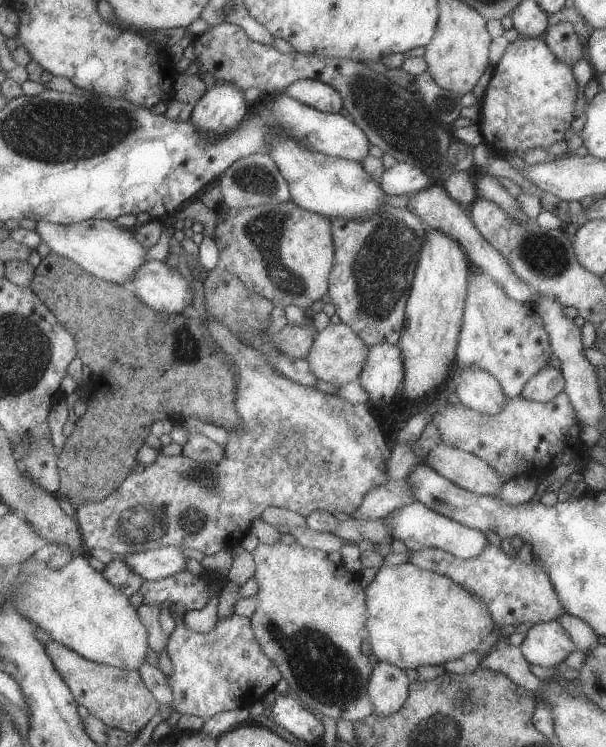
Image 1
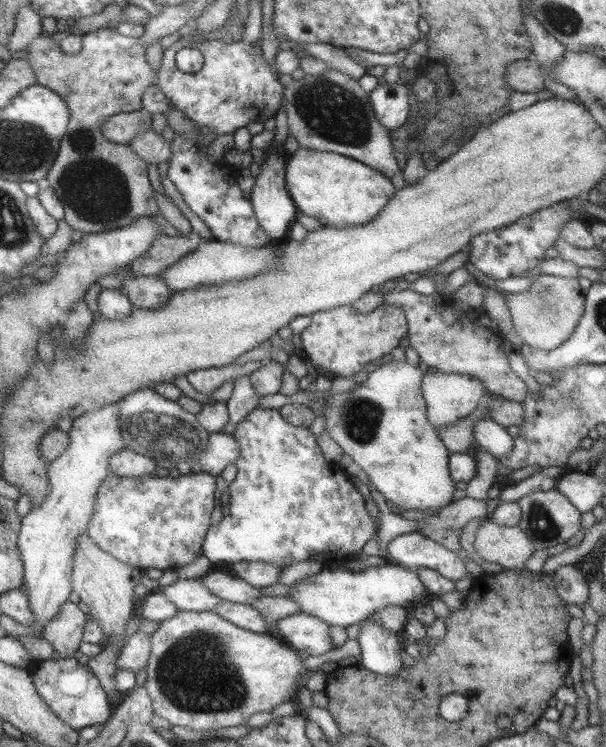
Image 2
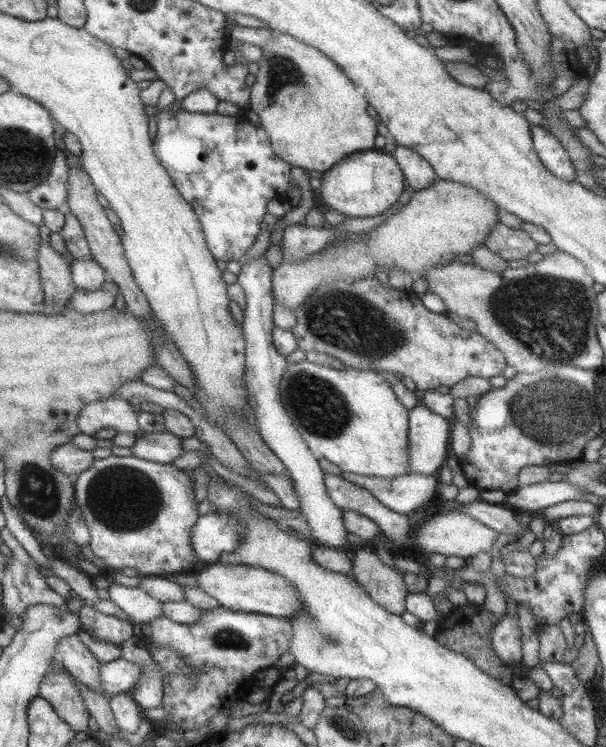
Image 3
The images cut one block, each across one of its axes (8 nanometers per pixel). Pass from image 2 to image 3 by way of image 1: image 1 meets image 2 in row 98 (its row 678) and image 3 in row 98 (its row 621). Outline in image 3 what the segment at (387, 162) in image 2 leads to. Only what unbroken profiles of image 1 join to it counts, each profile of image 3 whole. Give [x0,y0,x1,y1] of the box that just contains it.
[249,31,377,173]

